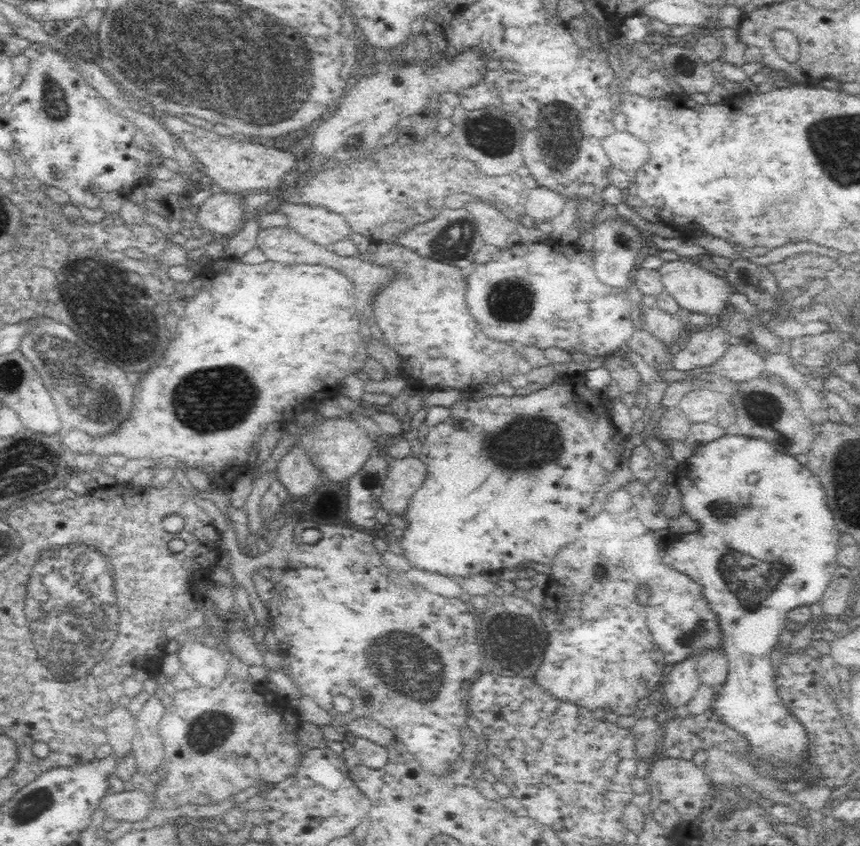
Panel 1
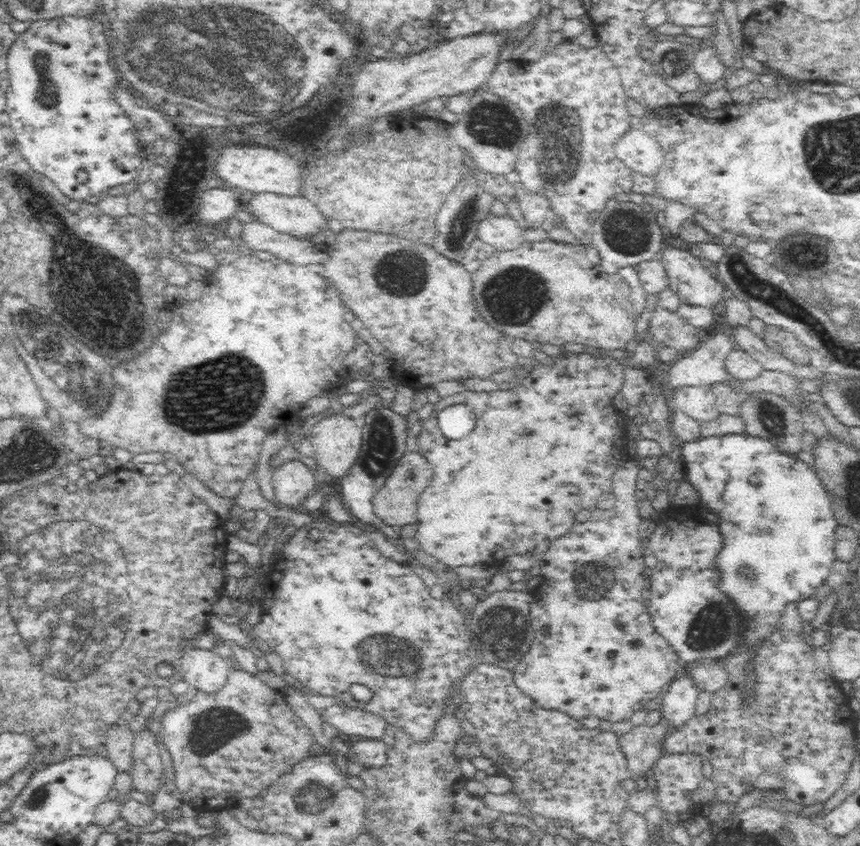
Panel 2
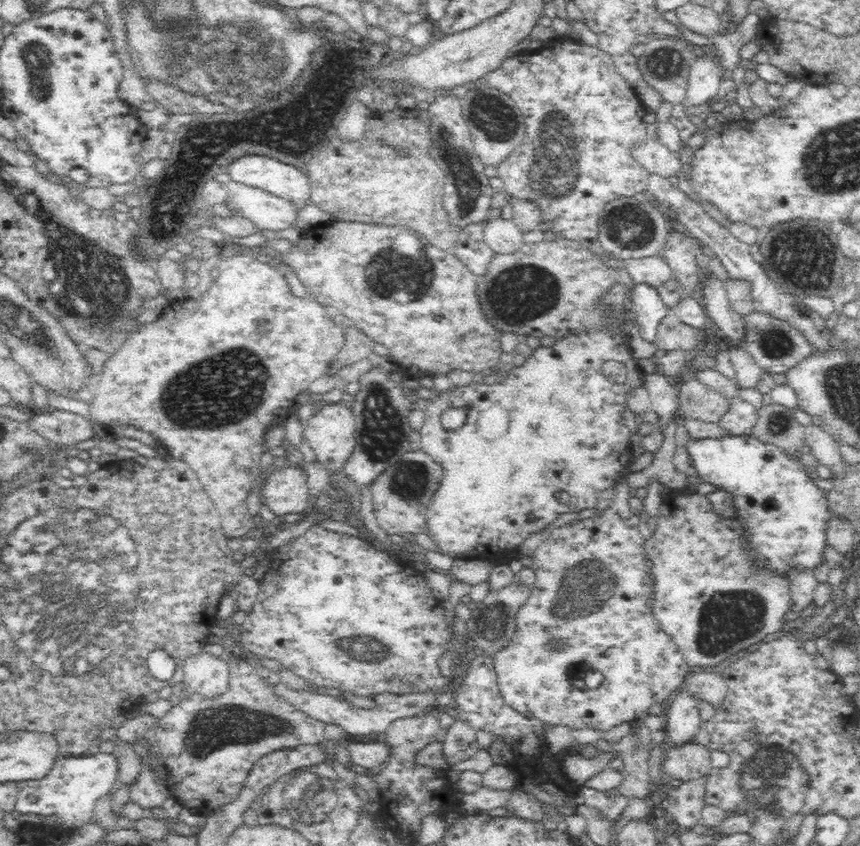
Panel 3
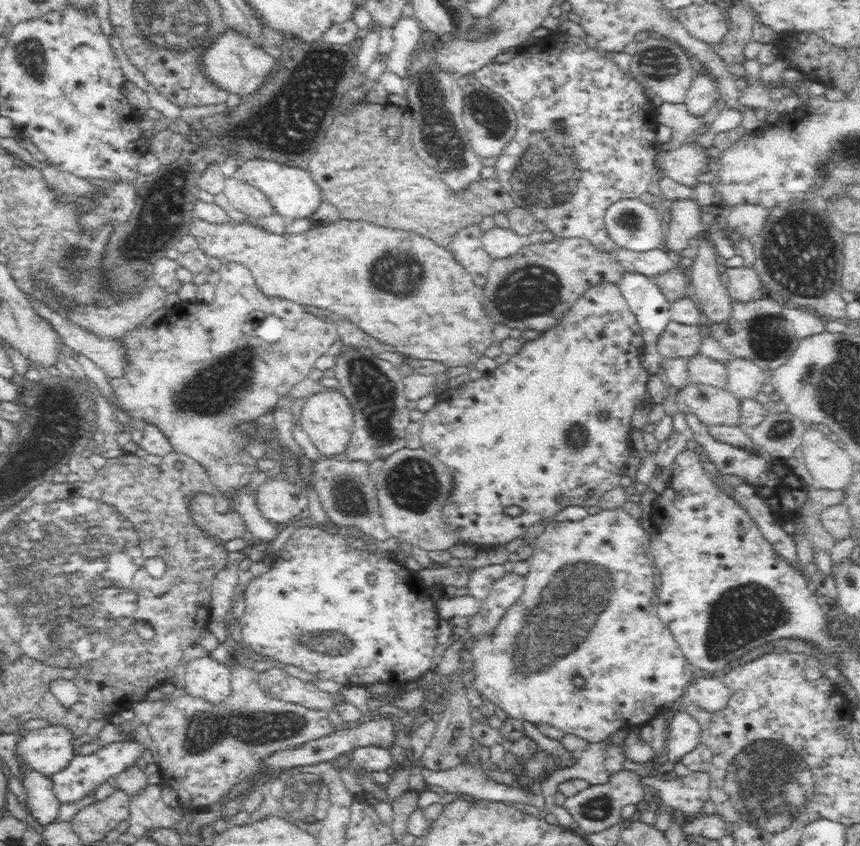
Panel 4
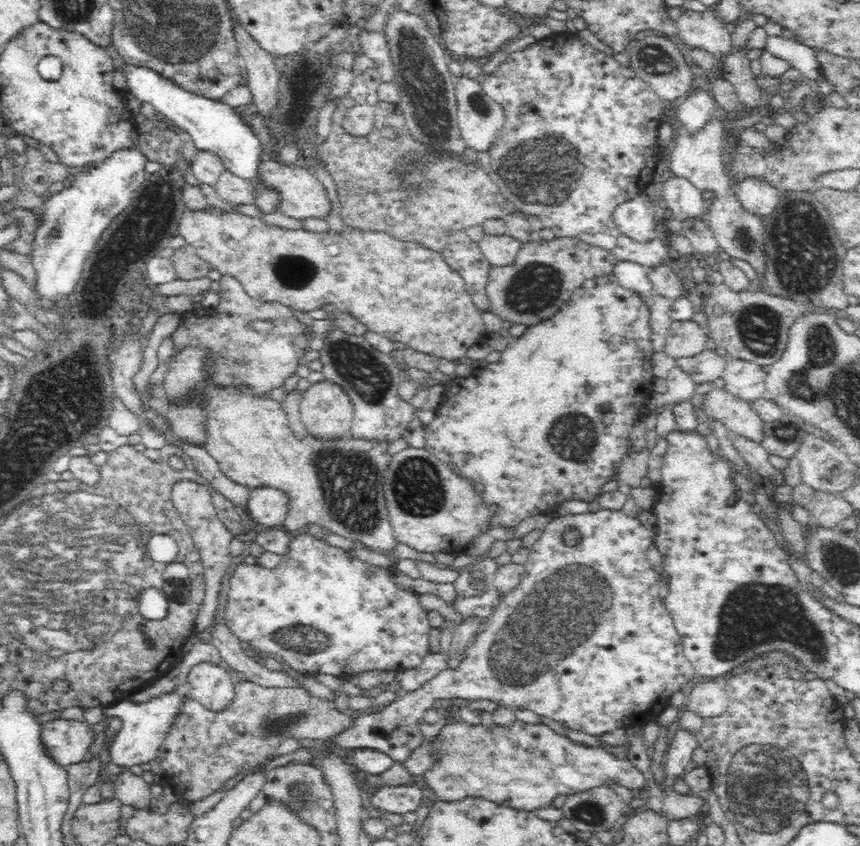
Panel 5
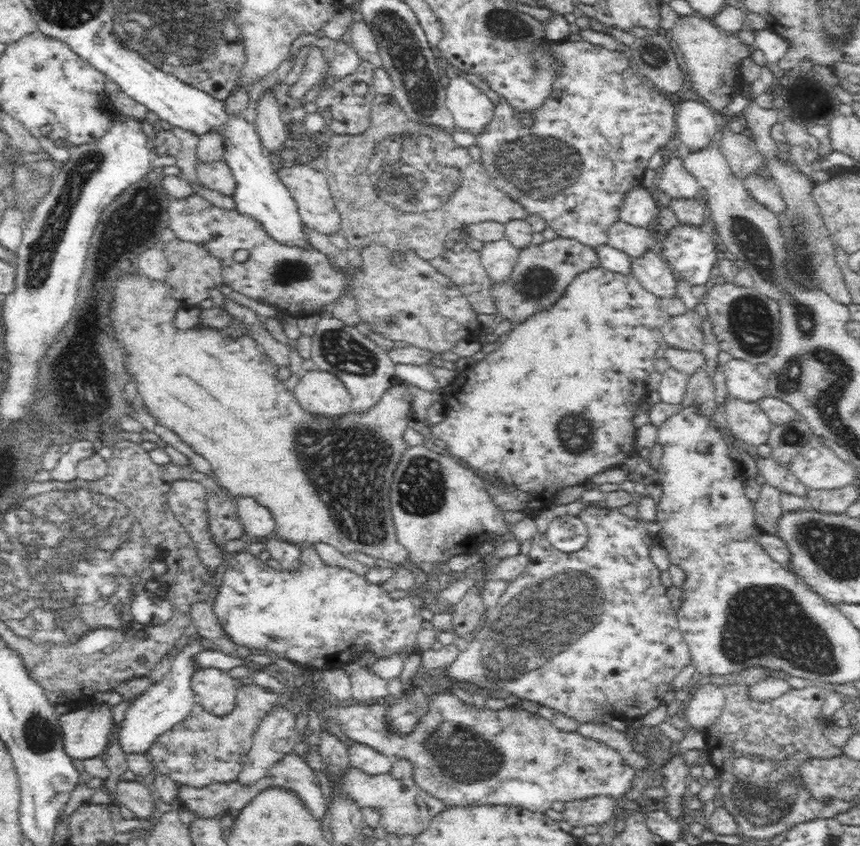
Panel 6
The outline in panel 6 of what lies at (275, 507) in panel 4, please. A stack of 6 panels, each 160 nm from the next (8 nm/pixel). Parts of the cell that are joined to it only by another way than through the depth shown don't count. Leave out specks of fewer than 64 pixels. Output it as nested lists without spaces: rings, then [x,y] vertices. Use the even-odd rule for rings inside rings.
[[[252,496],[237,497],[234,504],[238,507],[239,522],[250,536],[265,538],[275,530],[276,523],[270,509],[258,499]]]

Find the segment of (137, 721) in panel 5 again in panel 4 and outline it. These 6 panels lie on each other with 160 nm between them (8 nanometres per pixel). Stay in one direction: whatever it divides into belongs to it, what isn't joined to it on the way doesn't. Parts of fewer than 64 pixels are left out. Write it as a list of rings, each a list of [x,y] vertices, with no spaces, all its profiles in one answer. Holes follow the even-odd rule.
[[[134,739],[112,743],[104,747],[97,752],[88,754],[88,756],[74,756],[60,772],[49,777],[54,796],[60,806],[62,804],[76,804],[84,798],[93,796],[98,790],[98,786],[106,784],[116,774],[120,774],[124,769],[135,765],[136,760],[141,758],[145,751],[143,745]]]

